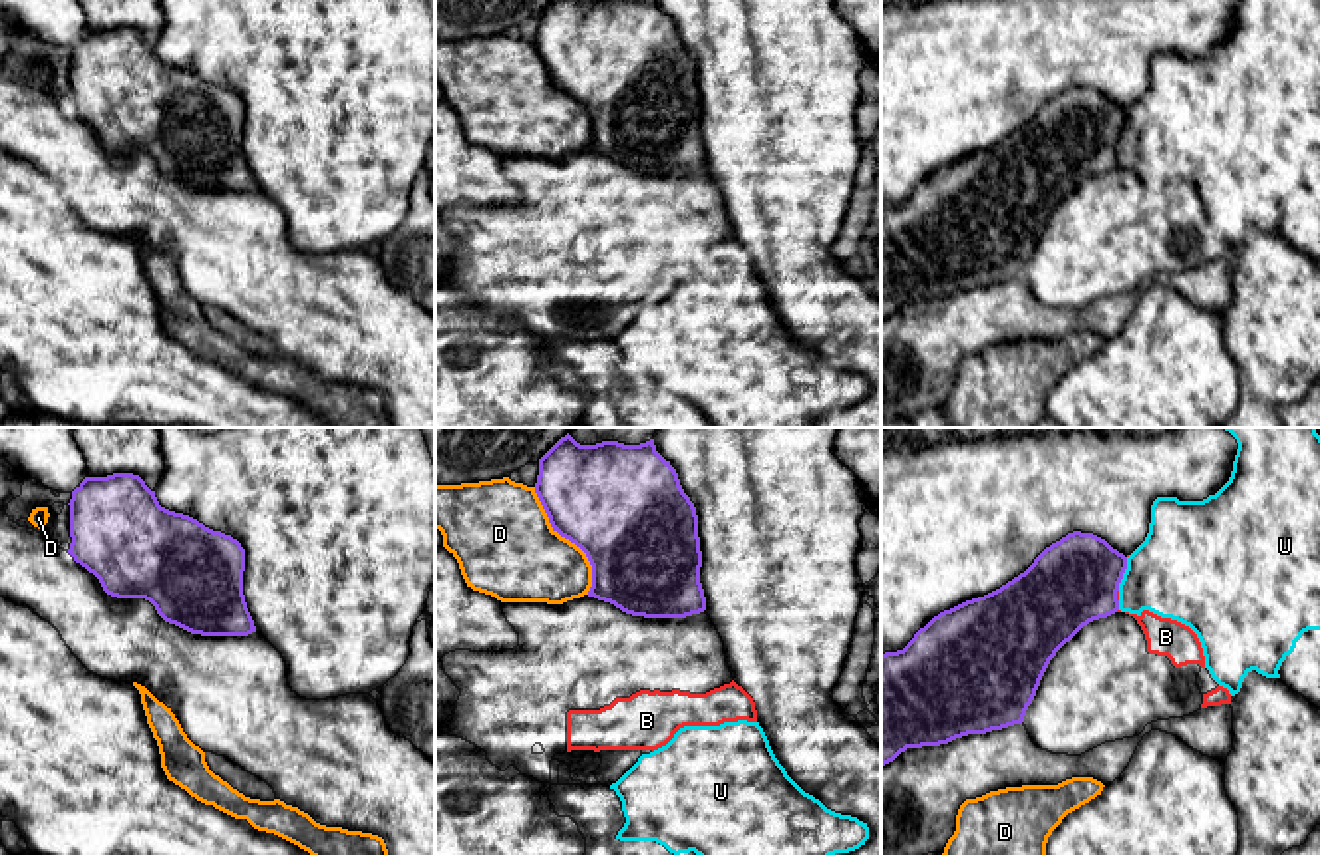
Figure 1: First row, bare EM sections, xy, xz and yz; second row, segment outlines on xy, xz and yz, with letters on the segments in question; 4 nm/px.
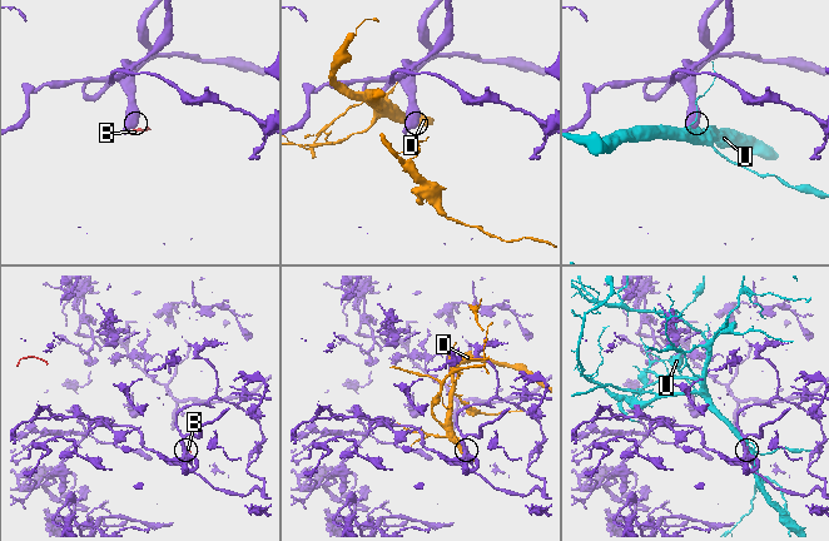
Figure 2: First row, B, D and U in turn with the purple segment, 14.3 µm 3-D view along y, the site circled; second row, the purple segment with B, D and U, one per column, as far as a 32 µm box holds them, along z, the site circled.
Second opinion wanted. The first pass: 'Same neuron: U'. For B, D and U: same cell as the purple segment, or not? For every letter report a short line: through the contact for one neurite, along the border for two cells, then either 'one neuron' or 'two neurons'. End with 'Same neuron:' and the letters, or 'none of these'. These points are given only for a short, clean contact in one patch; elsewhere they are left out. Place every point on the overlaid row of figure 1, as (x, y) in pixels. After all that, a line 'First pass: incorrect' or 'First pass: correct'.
B: yz (1118, 589), (1118, 601) | two neurons
D: two neurons
U: two neurons
Same neuron: none of these
First pass: incorrect

